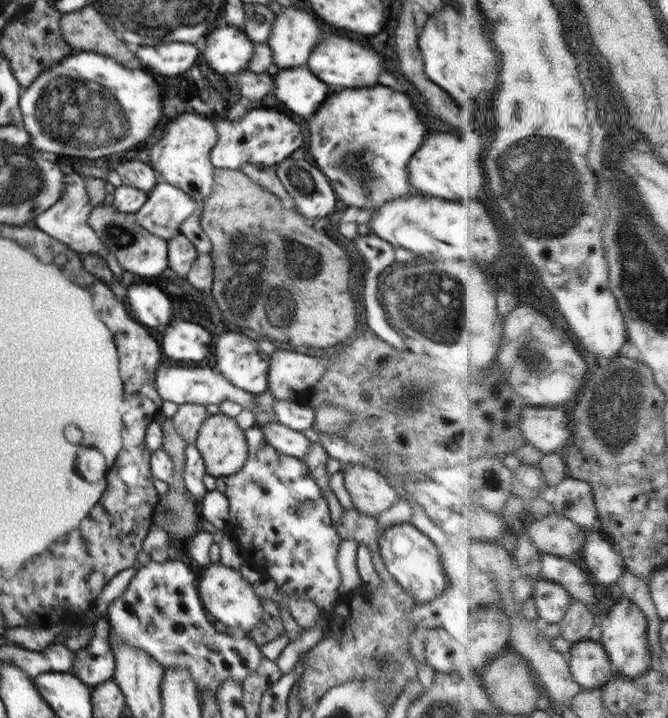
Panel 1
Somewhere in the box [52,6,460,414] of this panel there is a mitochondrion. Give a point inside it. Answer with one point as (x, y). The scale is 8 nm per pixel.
(251, 259)

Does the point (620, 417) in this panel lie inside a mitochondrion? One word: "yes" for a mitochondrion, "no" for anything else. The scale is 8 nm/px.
yes

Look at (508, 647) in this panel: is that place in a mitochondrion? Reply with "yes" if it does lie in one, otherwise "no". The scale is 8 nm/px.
no

